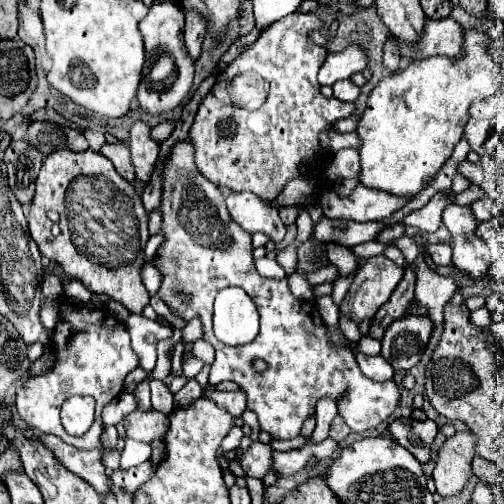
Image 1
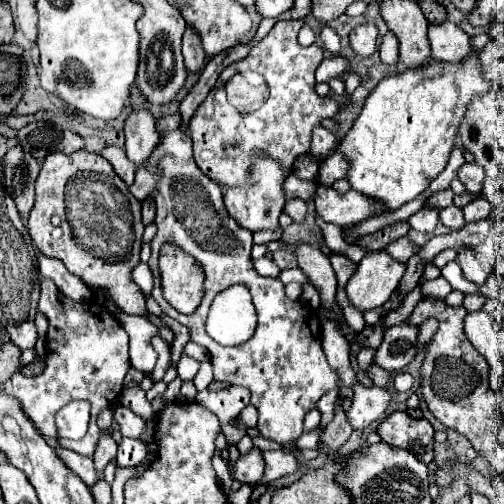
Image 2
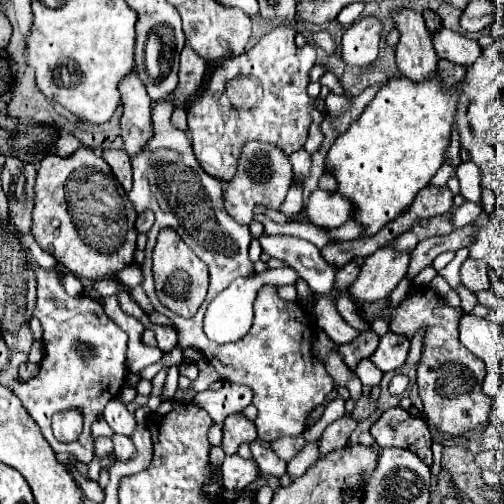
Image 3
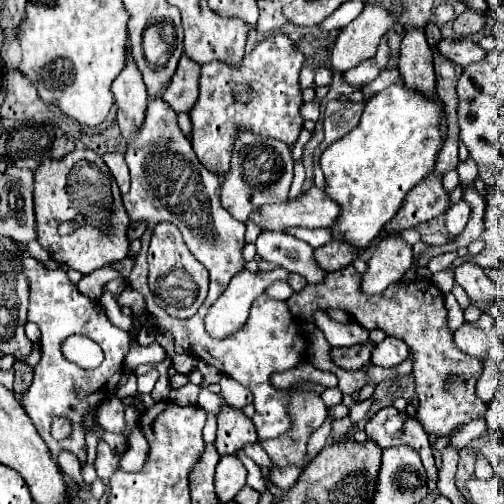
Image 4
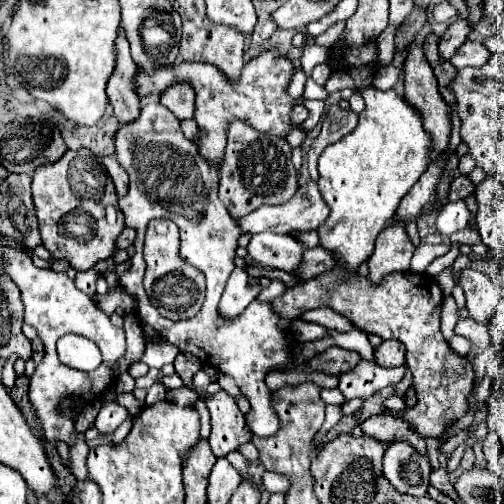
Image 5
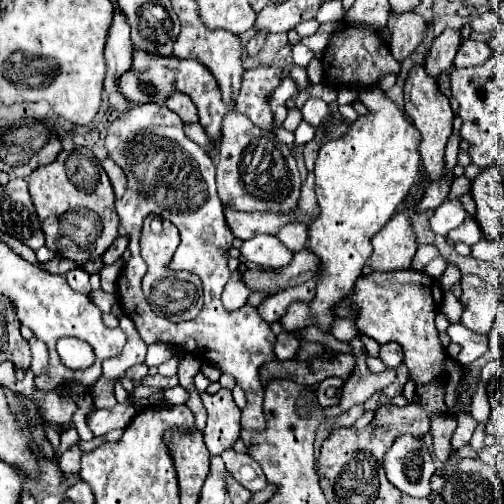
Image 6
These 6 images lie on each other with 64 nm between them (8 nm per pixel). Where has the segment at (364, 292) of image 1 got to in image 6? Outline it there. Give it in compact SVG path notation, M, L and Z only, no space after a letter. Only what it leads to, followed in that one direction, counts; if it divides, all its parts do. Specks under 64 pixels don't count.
M404 210L396 212L392 220L372 238L374 252L370 256L370 266L376 272L408 270L416 254L416 234L412 222Z

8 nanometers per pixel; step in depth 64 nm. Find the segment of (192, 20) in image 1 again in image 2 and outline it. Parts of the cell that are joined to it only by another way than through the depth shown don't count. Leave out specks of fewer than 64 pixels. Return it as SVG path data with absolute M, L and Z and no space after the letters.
M186 30L184 32L184 42L182 42L182 56L184 56L184 66L188 68L188 74L196 74L198 70L202 70L206 54L200 46L200 40L196 36L196 32Z

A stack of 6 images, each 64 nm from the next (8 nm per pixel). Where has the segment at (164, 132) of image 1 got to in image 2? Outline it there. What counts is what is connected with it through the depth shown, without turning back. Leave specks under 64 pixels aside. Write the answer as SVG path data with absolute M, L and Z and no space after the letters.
M176 112L176 114L168 114L166 118L162 118L162 120L158 120L158 130L176 130L176 128L180 128L180 124L182 124L182 116L180 116L180 112Z

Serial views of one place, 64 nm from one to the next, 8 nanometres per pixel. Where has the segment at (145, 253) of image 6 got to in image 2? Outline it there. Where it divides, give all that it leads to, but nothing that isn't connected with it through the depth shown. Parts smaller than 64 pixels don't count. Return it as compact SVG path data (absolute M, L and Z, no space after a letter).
M164 244L160 248L160 262L158 262L160 278L162 278L162 296L180 312L180 314L192 314L204 298L204 270L200 264L196 264L194 256L188 256L182 248L176 248L174 244Z

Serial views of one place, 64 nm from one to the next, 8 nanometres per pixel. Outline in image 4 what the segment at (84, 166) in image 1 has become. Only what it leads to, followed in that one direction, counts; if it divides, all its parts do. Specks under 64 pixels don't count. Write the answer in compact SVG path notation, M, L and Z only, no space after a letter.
M74 150L60 160L44 160L34 170L34 210L38 242L56 262L88 274L128 254L128 216L104 160L92 150Z

